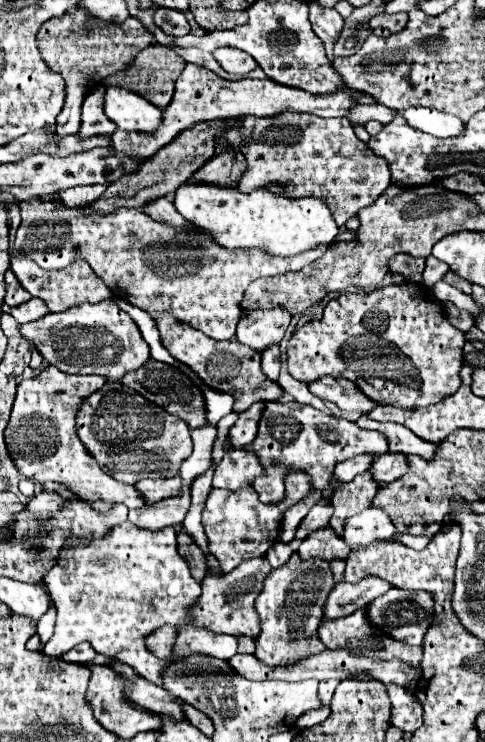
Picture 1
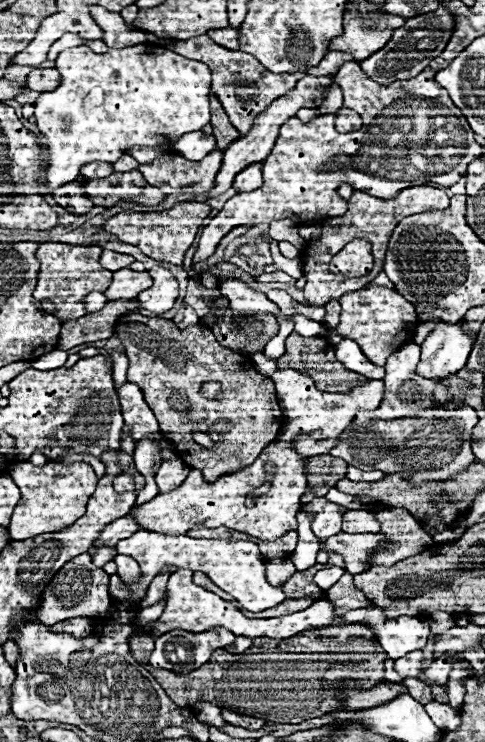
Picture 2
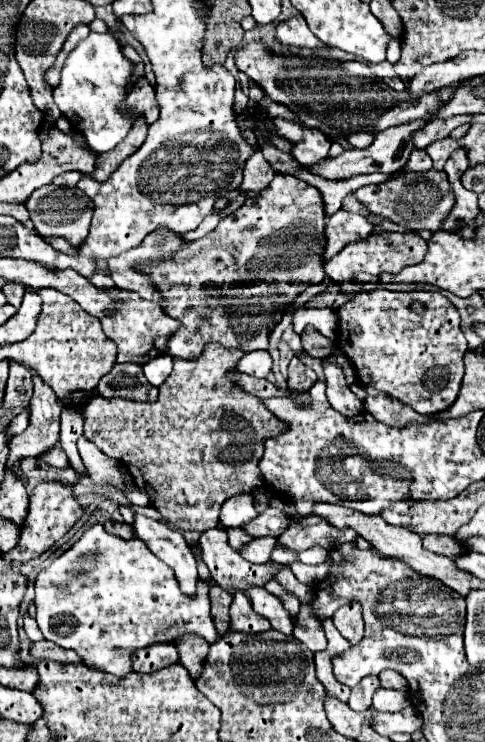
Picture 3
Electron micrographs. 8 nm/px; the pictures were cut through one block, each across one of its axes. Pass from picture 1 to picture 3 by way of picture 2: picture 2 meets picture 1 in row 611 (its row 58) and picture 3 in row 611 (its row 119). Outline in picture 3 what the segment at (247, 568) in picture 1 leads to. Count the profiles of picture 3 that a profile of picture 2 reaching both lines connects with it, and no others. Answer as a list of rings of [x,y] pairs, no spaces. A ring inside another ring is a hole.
[[[236,590],[232,596],[234,600],[230,604],[230,630],[260,634],[272,628],[264,616],[258,616],[254,608],[250,608],[250,598],[242,590]]]

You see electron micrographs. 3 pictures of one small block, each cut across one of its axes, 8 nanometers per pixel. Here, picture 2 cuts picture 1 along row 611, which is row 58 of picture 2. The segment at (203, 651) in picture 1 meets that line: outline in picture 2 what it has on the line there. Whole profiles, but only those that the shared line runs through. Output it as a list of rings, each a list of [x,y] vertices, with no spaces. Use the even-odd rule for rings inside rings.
[[[136,44],[136,46],[128,46],[128,48],[112,48],[108,50],[106,54],[96,54],[92,52],[90,48],[86,46],[76,46],[76,48],[70,48],[70,50],[64,50],[58,54],[56,58],[56,70],[60,72],[60,86],[52,92],[40,92],[38,100],[34,102],[34,116],[36,116],[36,124],[40,128],[40,132],[48,138],[48,168],[46,168],[46,174],[44,174],[44,180],[50,188],[56,188],[56,186],[62,186],[66,182],[72,182],[80,168],[88,162],[110,162],[114,164],[124,152],[128,146],[170,146],[174,142],[178,142],[178,138],[186,132],[192,132],[192,130],[200,130],[203,126],[210,123],[211,111],[209,96],[211,93],[211,72],[206,64],[196,60],[190,60],[190,58],[184,58],[172,50],[166,50],[162,46],[156,46],[156,44]]]

